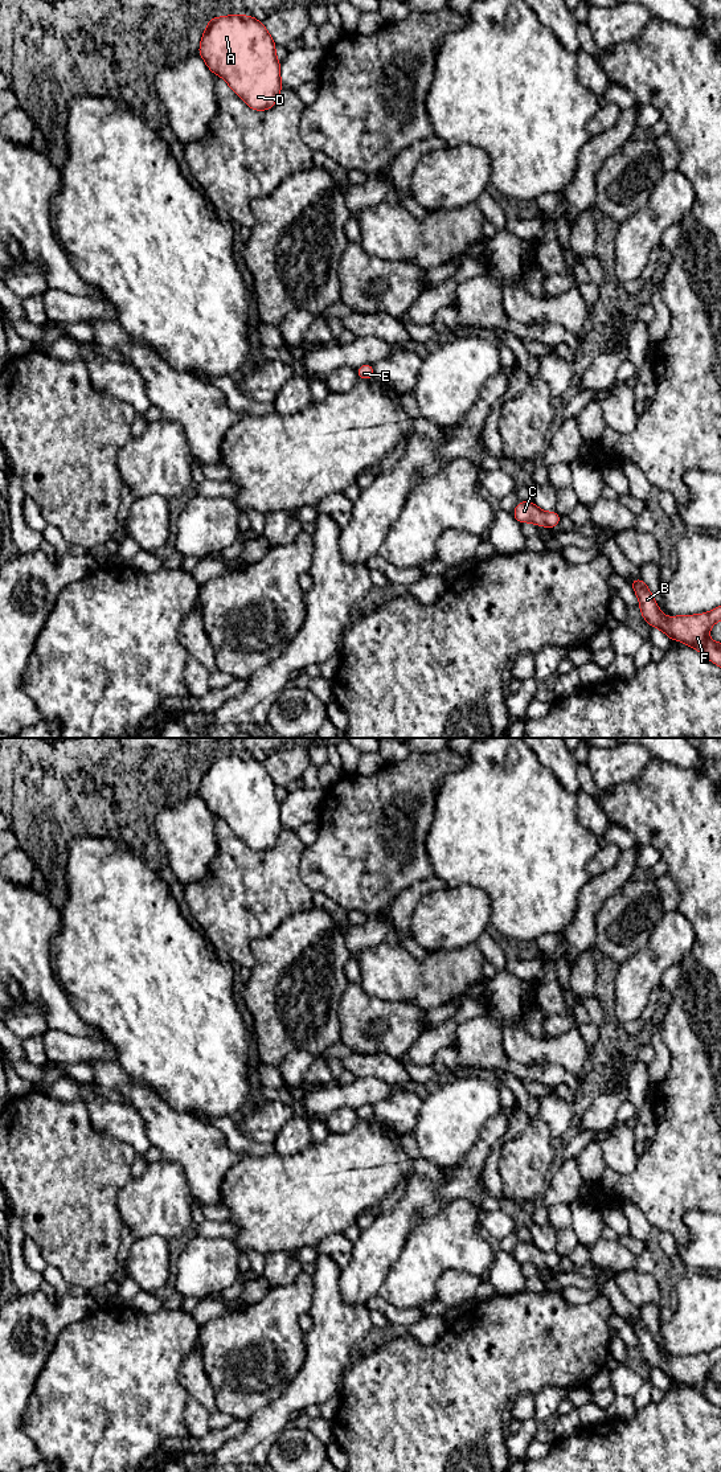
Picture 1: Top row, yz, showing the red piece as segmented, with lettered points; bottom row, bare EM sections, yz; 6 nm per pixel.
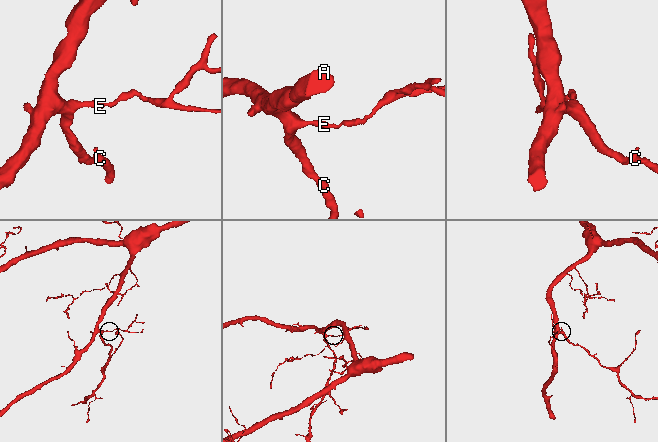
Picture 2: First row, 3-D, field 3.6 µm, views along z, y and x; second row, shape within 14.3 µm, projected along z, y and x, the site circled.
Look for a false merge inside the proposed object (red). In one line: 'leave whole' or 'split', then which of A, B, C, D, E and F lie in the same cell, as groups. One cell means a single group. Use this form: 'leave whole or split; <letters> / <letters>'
leave whole; A B C D E F

